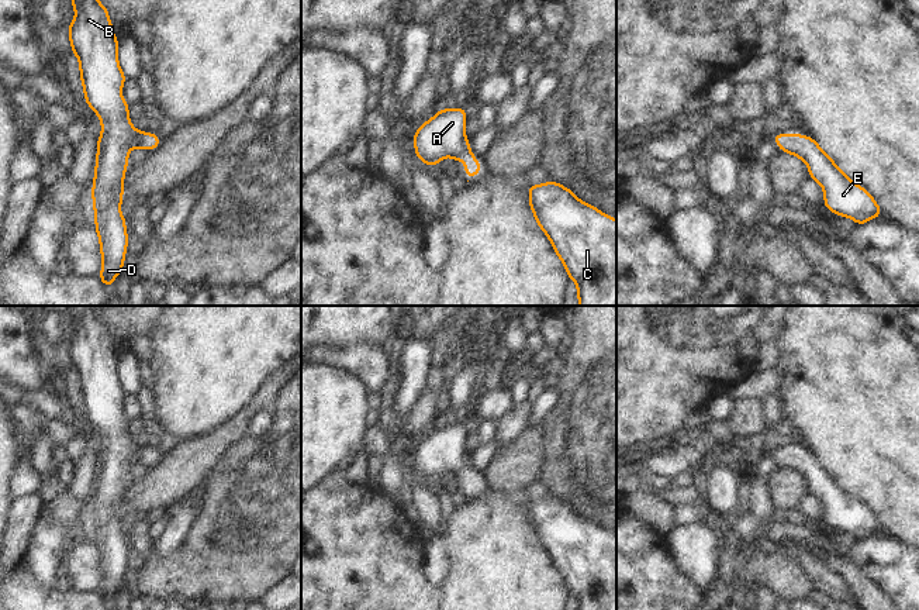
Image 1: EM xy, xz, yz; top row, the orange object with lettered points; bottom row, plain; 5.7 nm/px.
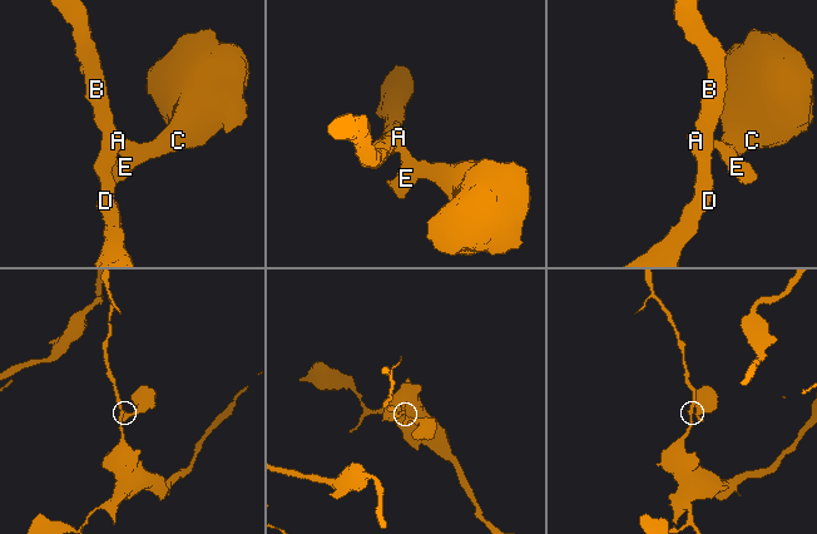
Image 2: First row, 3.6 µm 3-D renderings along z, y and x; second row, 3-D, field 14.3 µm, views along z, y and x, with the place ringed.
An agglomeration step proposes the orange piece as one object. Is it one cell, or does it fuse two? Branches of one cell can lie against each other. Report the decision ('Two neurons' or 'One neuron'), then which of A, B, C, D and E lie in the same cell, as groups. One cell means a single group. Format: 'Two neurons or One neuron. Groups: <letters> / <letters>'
One neuron. Groups: A B C D E.

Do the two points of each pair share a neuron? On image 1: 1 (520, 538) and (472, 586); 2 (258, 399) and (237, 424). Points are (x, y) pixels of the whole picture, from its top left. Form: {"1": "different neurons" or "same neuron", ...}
{"1": "same neuron", "2": "same neuron"}

